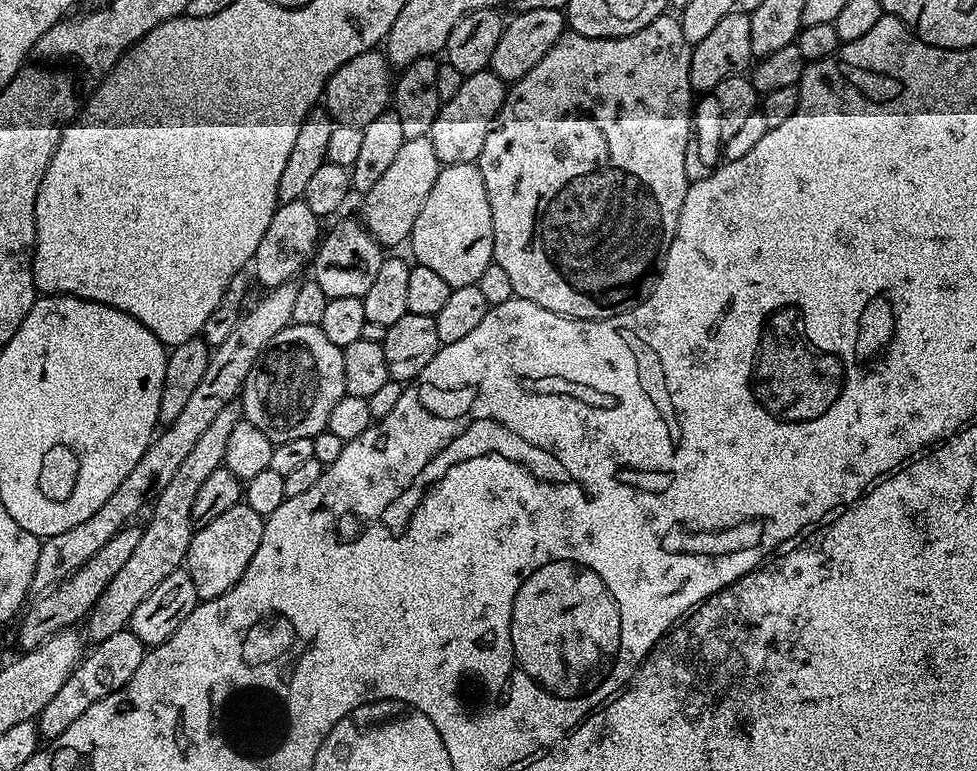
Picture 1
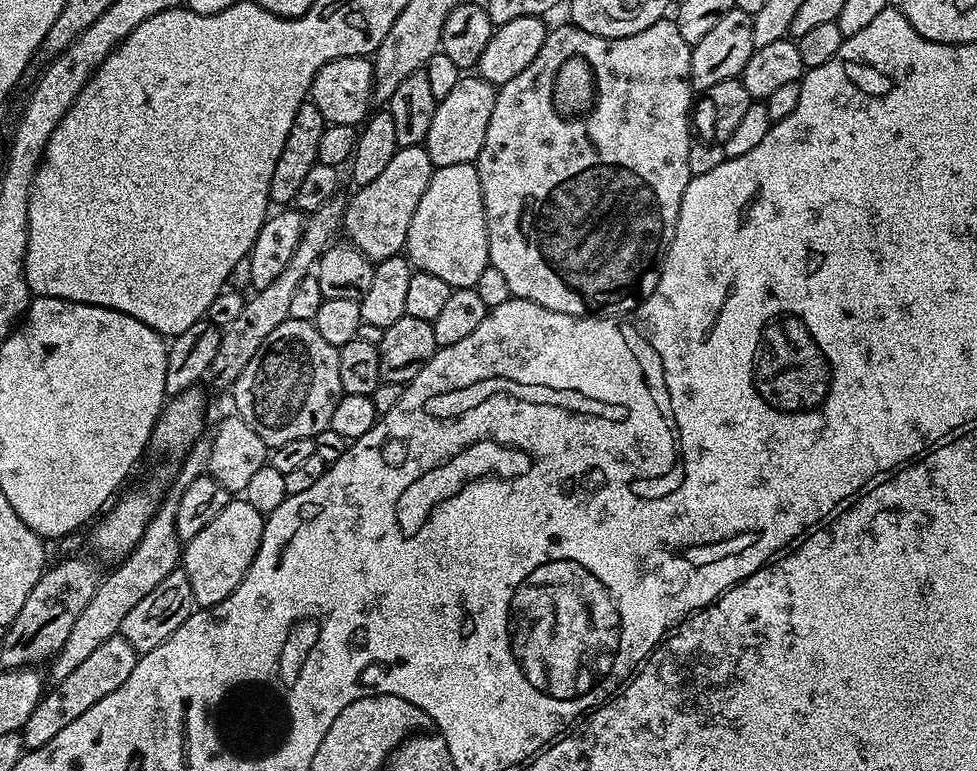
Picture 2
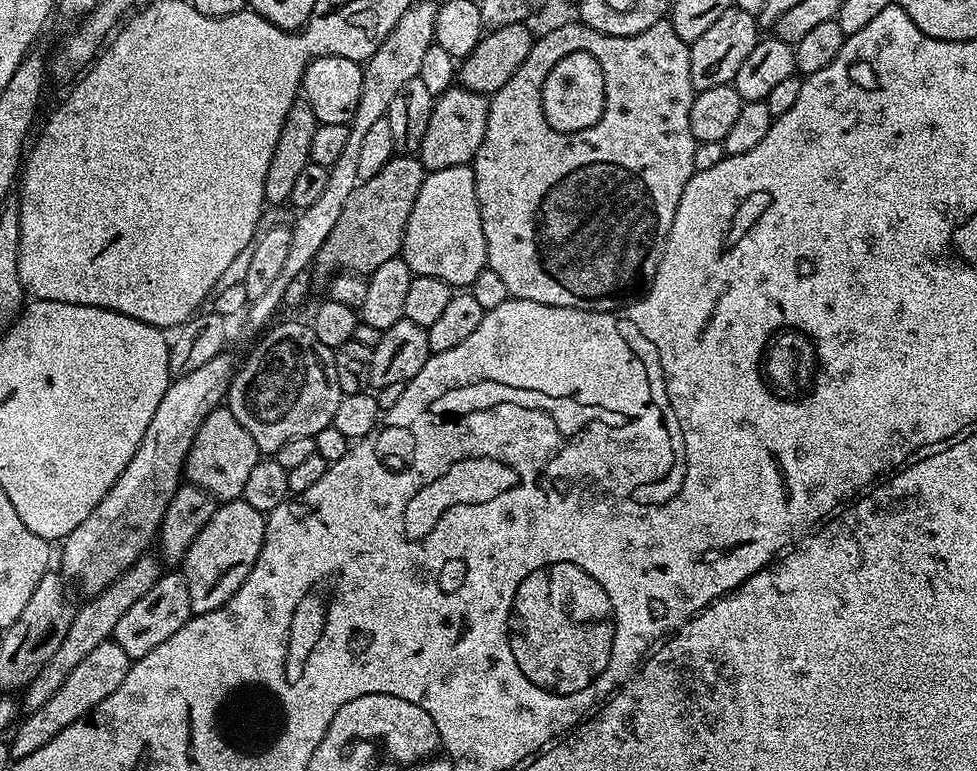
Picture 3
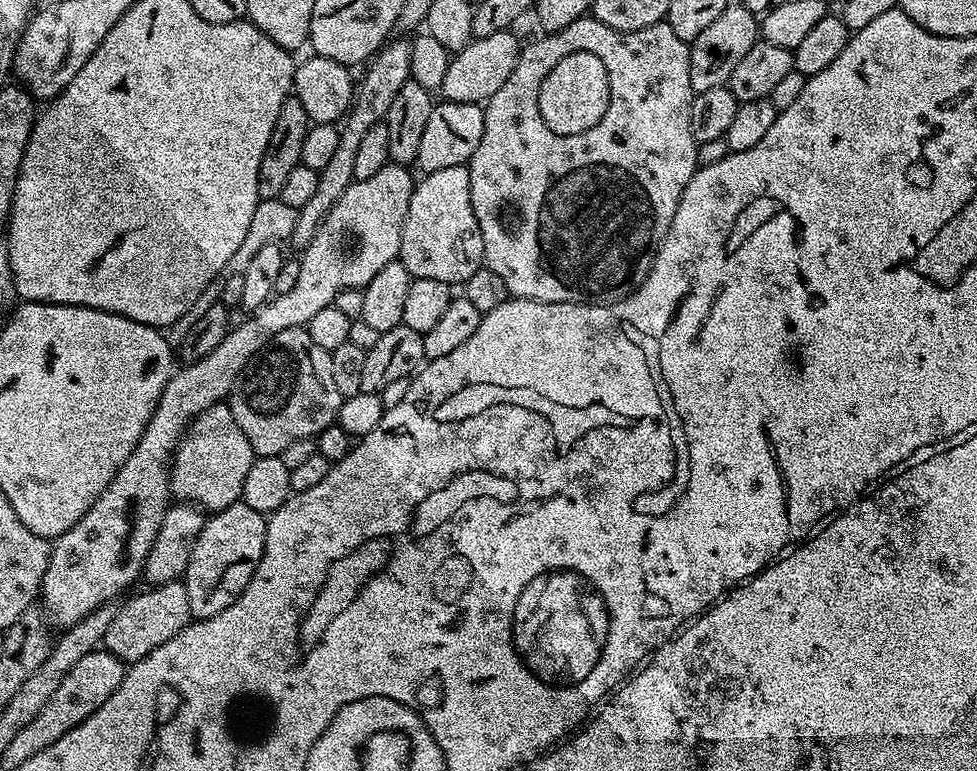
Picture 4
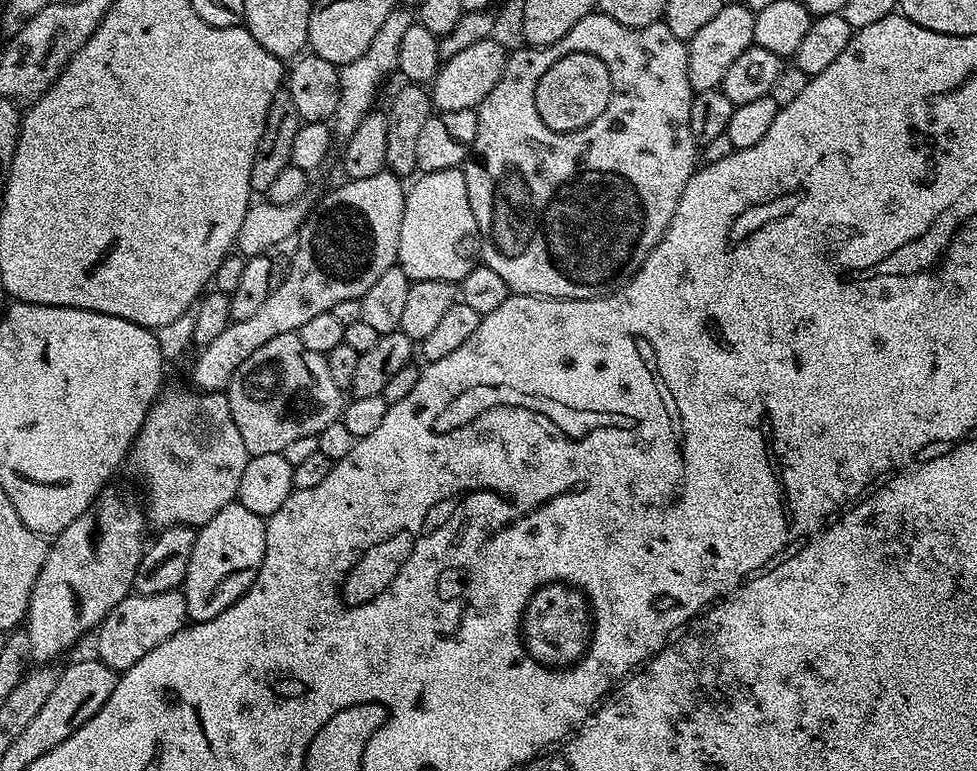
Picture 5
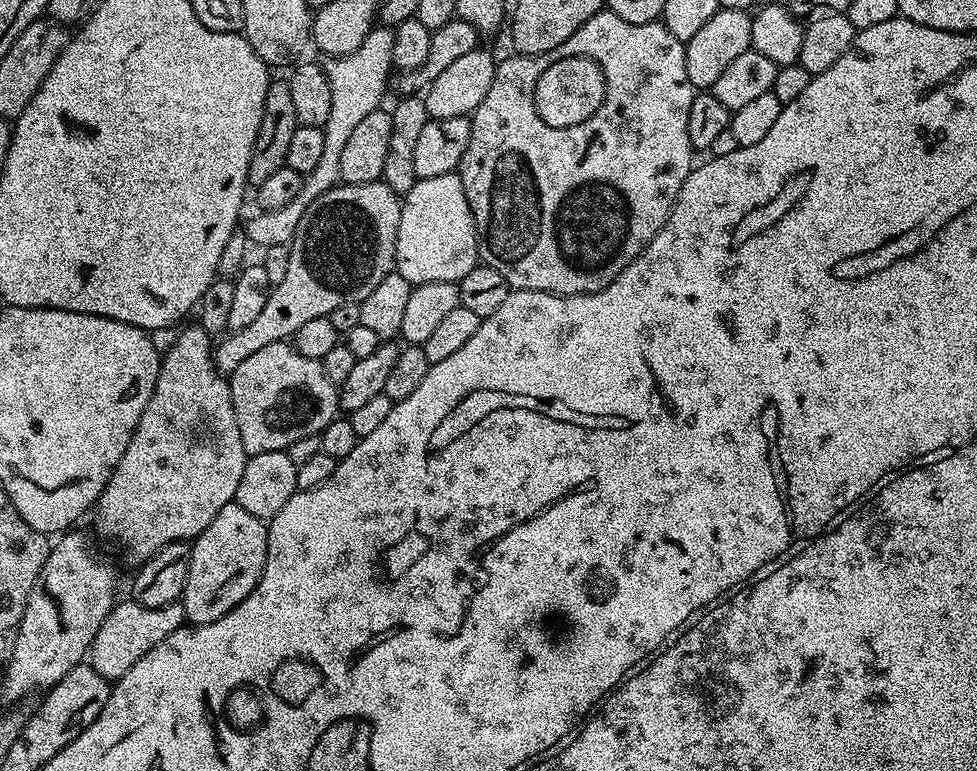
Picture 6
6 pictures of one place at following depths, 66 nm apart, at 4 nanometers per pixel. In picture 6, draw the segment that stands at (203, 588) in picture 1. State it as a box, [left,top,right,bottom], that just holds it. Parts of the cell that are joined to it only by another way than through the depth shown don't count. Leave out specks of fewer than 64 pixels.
[182,502,268,626]

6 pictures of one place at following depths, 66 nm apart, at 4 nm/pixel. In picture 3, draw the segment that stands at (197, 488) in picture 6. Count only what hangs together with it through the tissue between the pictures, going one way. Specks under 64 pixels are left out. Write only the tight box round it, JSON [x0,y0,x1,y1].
[184,406,261,501]

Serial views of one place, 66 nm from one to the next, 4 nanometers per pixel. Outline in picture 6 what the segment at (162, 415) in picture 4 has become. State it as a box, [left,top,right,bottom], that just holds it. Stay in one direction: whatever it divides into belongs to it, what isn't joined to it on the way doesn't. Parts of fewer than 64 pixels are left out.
[3,179,401,702]

